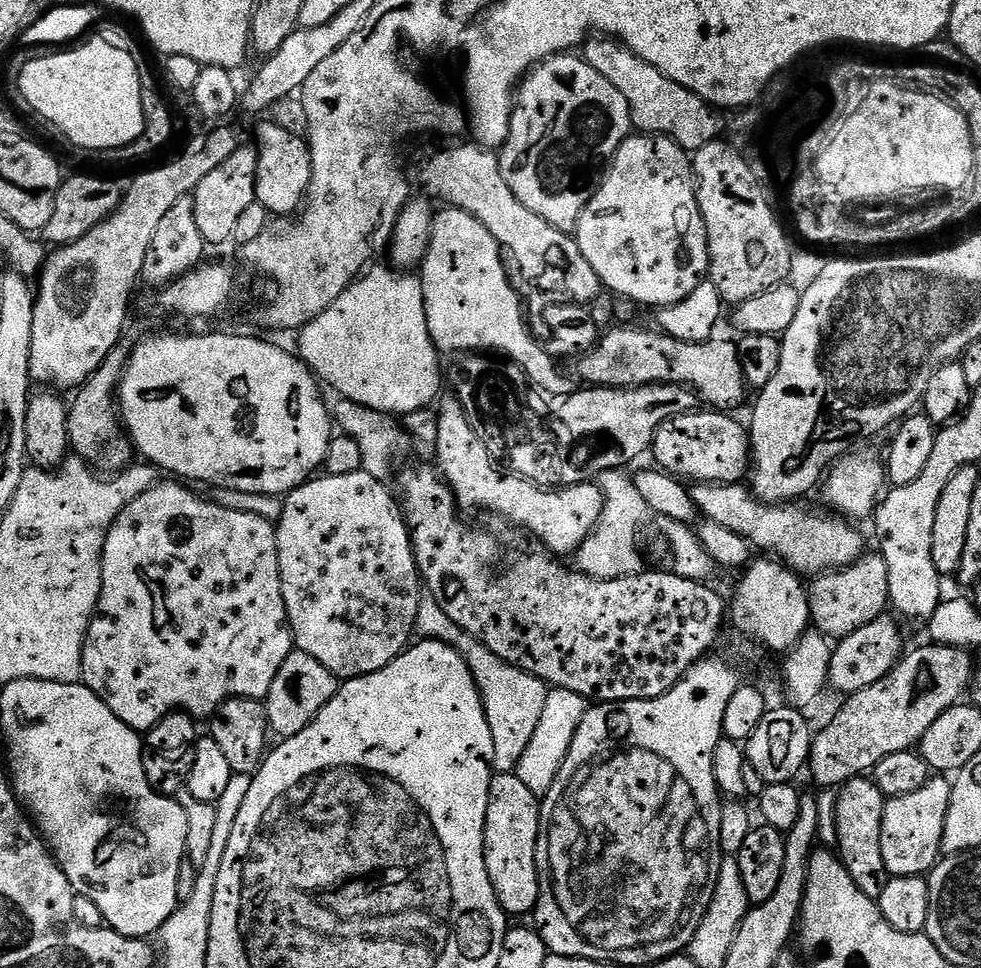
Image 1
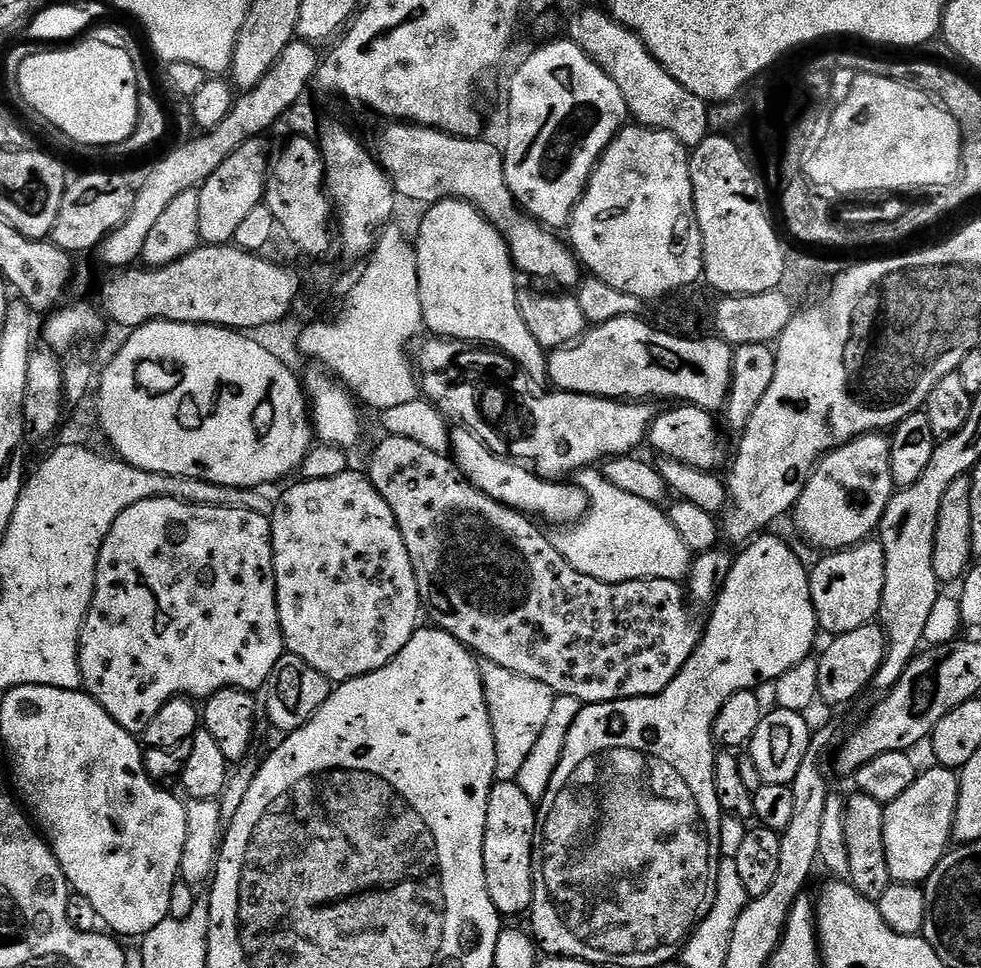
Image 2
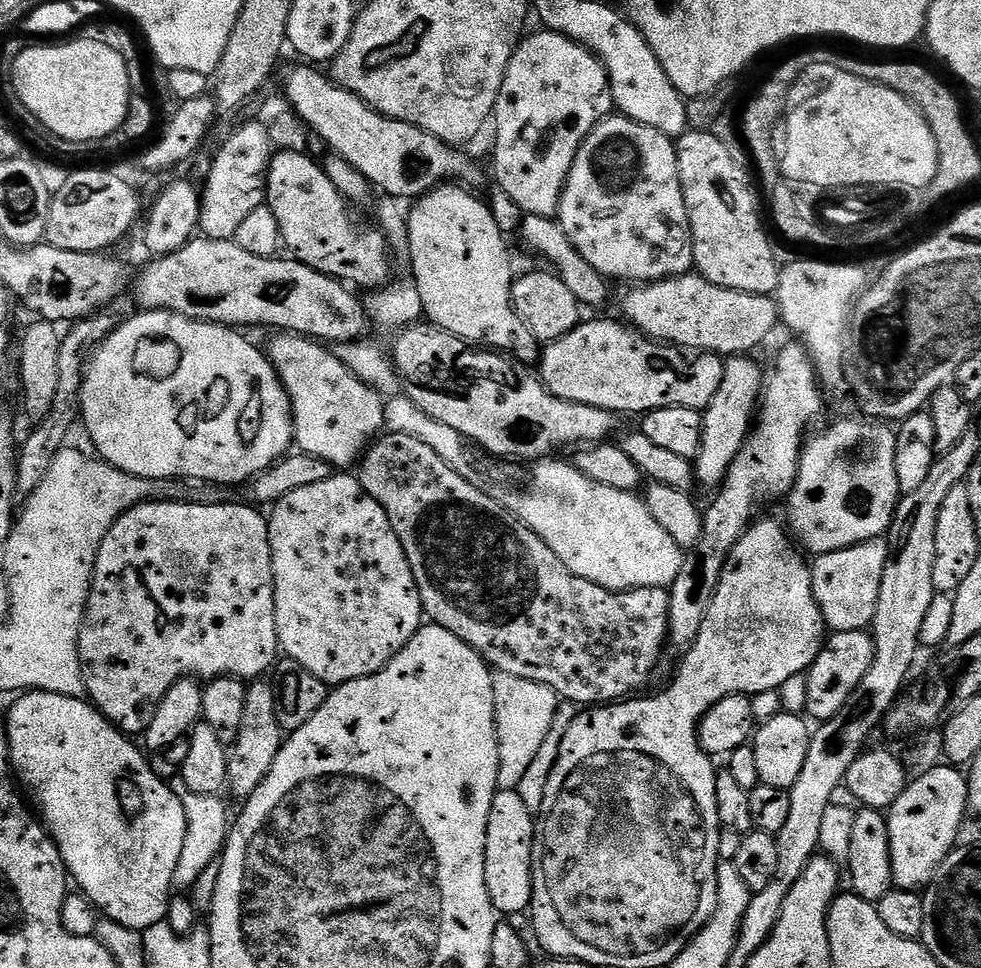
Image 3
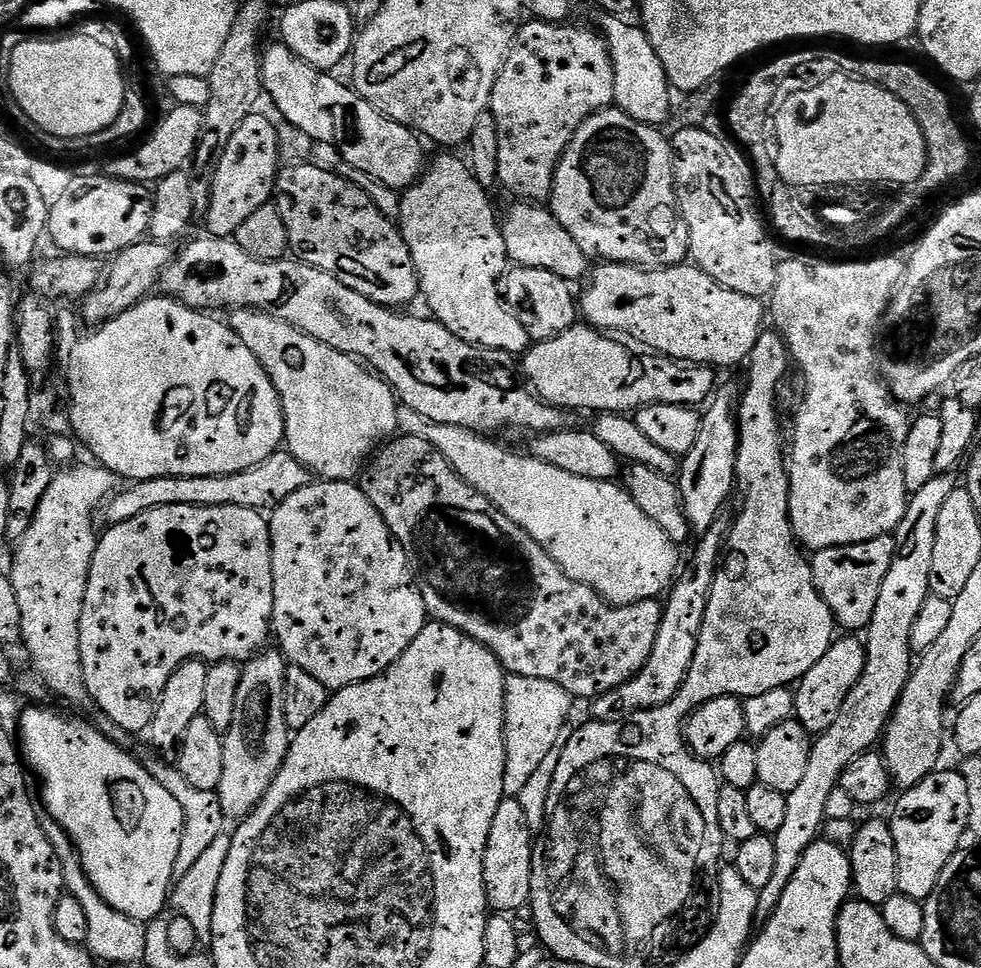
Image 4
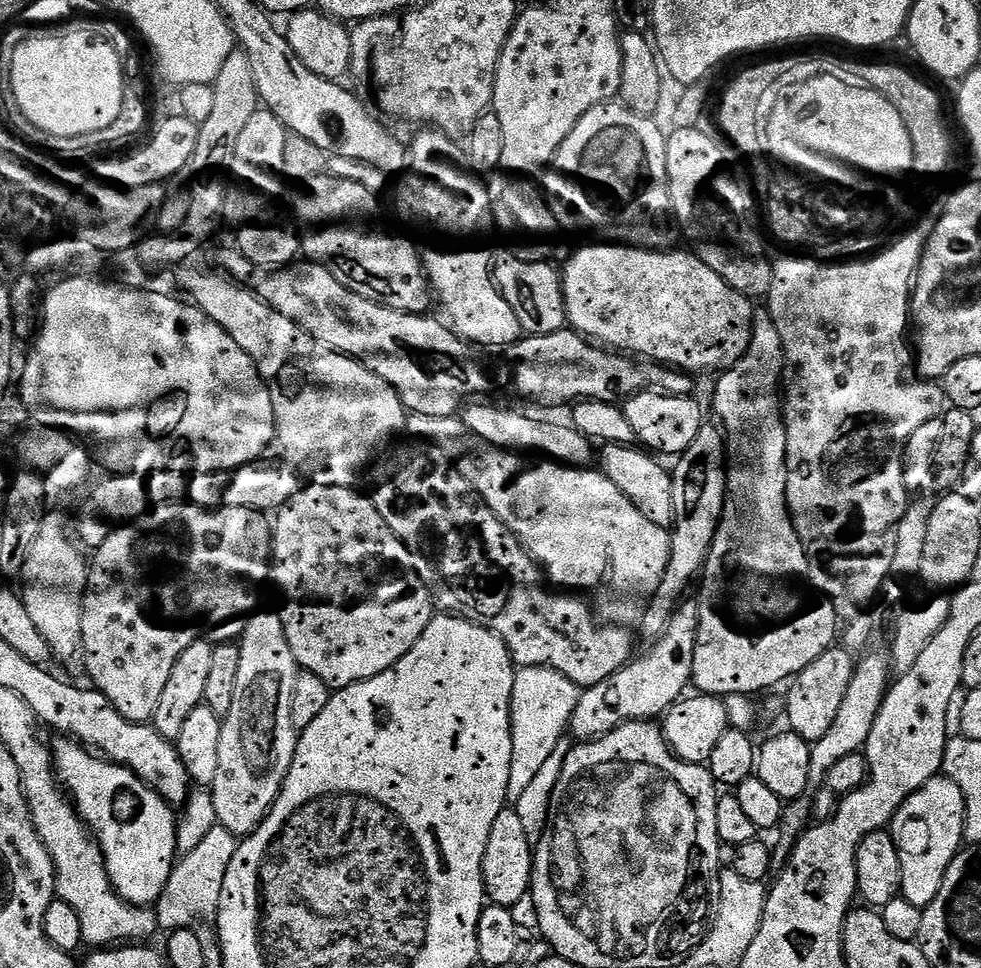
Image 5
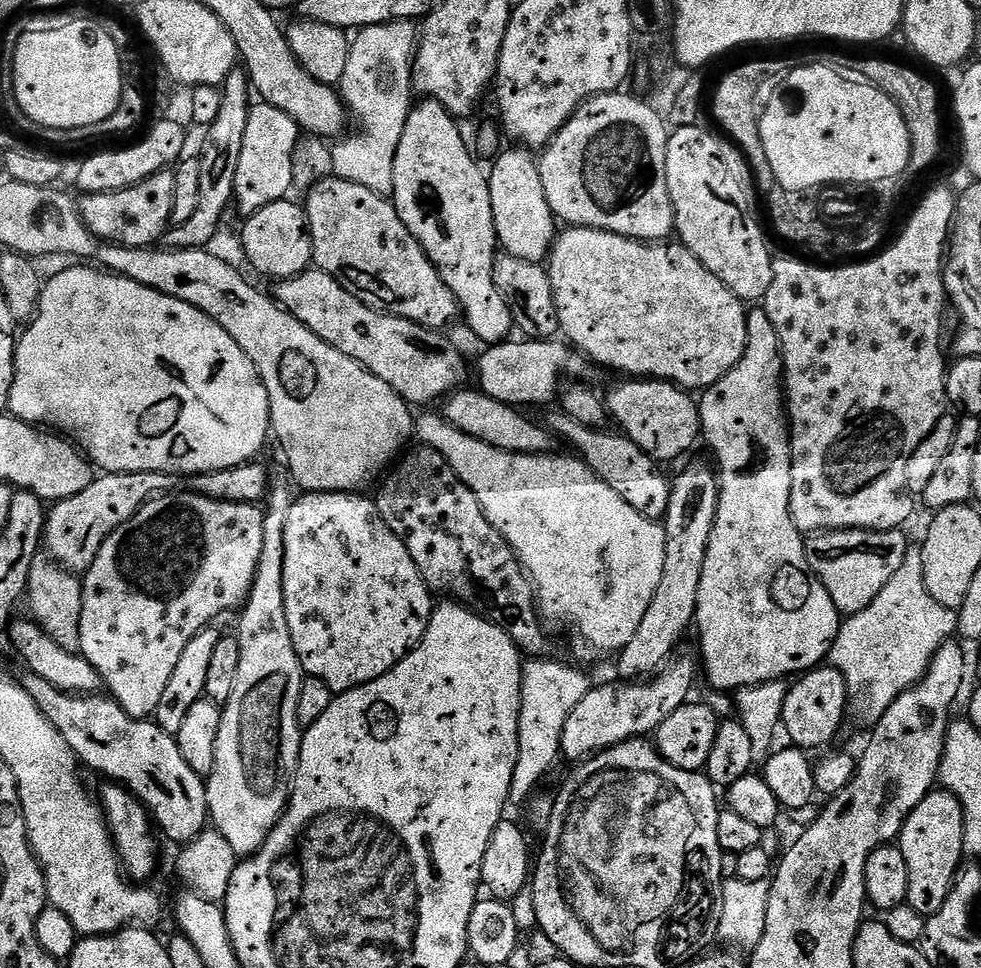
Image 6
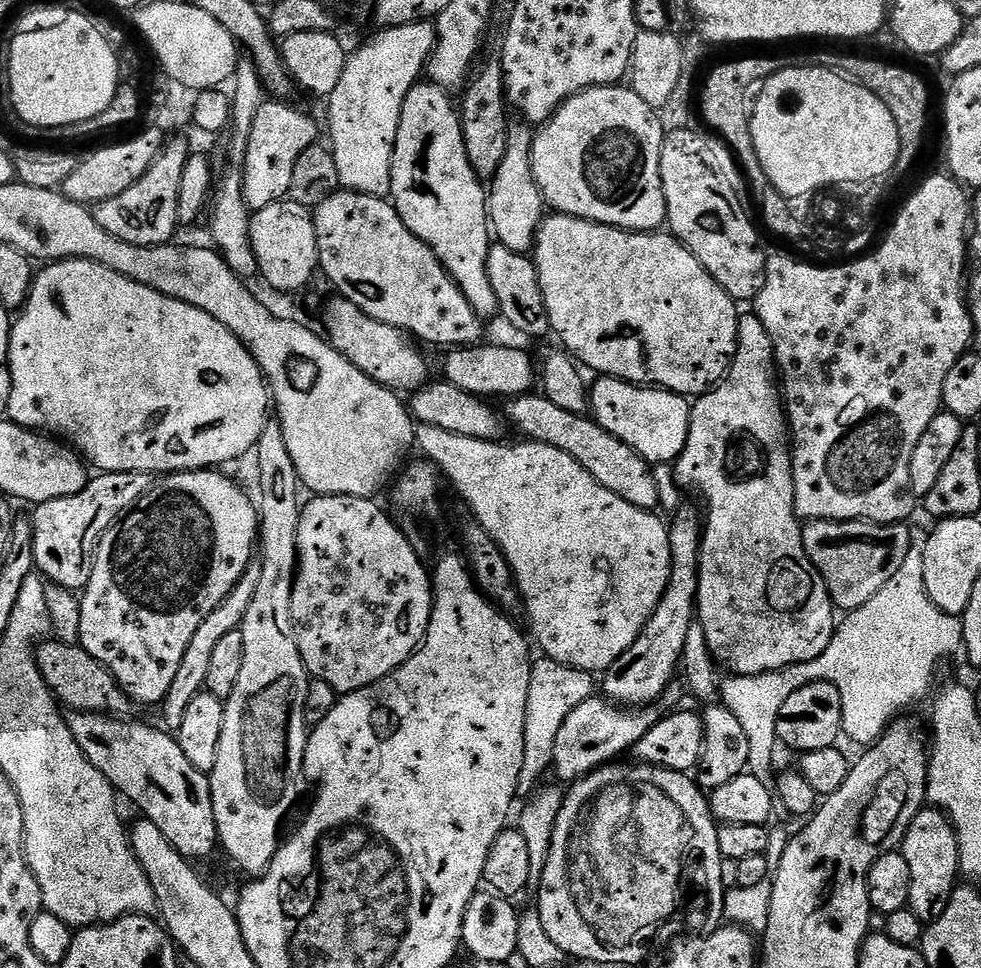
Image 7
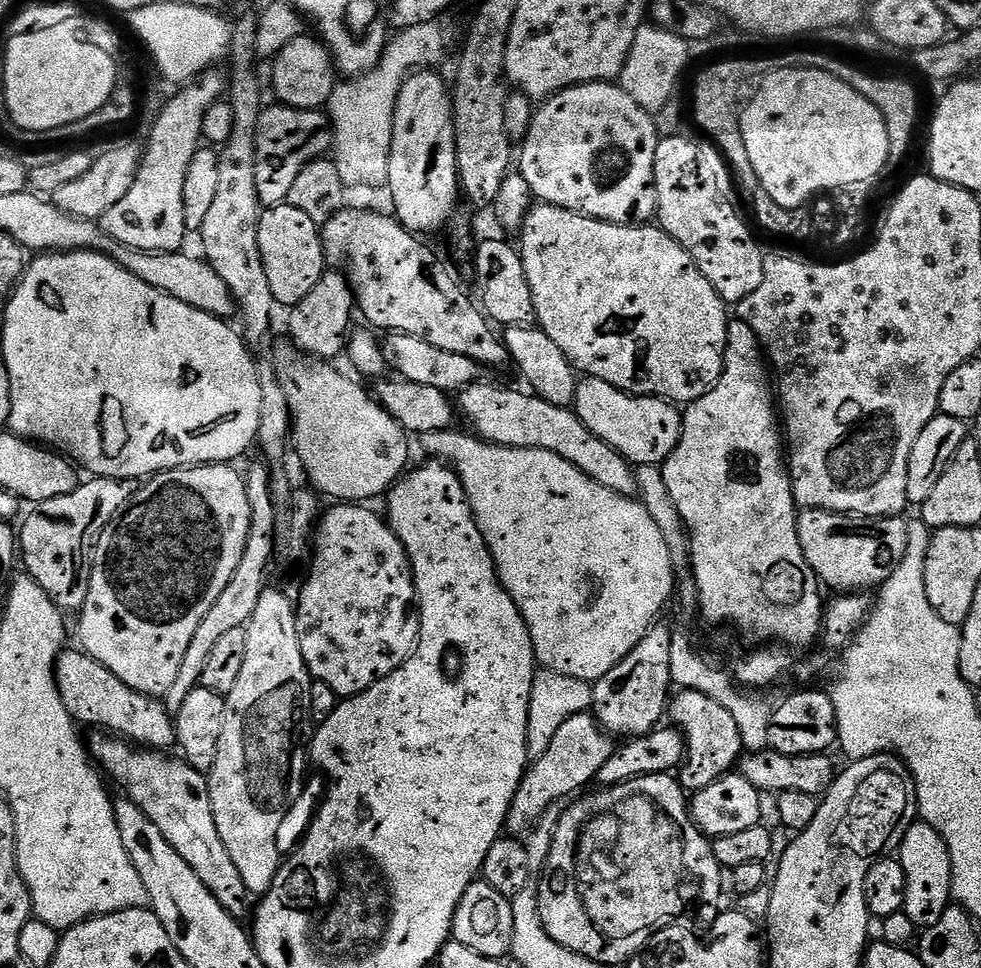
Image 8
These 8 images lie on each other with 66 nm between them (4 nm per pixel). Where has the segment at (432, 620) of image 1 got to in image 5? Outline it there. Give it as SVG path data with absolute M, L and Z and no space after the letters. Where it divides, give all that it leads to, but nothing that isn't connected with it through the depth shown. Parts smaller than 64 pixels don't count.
M517 667L514 678L514 694L512 695L512 741L514 750L510 758L510 786L508 787L508 804L515 806L518 798L522 798L527 788L532 785L533 779L542 770L542 766L560 747L560 739L564 732L569 731L572 715L580 701L582 689L558 670L546 667Z

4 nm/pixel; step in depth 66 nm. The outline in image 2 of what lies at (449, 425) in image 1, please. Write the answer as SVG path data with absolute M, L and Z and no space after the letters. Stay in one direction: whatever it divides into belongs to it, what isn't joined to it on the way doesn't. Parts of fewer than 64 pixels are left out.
M456 426L451 429L450 456L460 469L460 475L471 482L478 491L485 492L499 504L515 508L517 512L525 513L529 517L541 516L552 524L571 526L588 513L588 495L579 483L553 482L551 479L536 475L533 469L519 462L494 456L469 428Z

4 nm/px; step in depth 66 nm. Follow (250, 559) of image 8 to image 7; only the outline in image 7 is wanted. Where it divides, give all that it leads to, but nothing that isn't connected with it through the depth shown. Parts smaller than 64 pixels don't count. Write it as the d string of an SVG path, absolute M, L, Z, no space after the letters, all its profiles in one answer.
M254 558L242 574L240 581L226 594L226 598L221 604L210 613L194 630L194 638L190 638L190 646L186 646L186 654L182 654L182 662L178 662L178 674L174 674L174 682L170 682L170 690L166 694L162 711L164 711L163 727L169 733L174 734L182 726L182 721L186 719L186 710L198 694L205 691L206 673L212 660L212 651L225 634L237 631L243 625L246 618L246 610L250 610L250 602L254 602L254 593L258 590L258 581L262 578L262 562L259 558Z

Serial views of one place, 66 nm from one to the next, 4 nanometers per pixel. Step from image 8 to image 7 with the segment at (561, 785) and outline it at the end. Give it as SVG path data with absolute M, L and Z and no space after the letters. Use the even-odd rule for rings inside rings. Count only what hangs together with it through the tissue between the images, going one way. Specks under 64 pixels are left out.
M592 695L582 706L578 706L562 722L562 730L554 742L554 758L551 771L556 772L555 779L560 782L575 782L583 776L591 776L603 764L619 758L623 752L631 753L636 747L638 738L646 735L646 730L660 720L661 709L656 706L641 706L635 710L625 710L599 695ZM600 699L600 700L599 700Z

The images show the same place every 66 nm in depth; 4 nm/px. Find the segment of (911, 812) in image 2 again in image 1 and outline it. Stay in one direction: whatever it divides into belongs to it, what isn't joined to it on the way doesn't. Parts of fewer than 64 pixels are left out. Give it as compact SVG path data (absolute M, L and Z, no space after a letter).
M933 775L914 794L893 796L884 805L882 814L882 862L886 862L889 877L924 876L936 867L942 856L942 834L946 826L946 810L950 806L952 780L943 775Z

